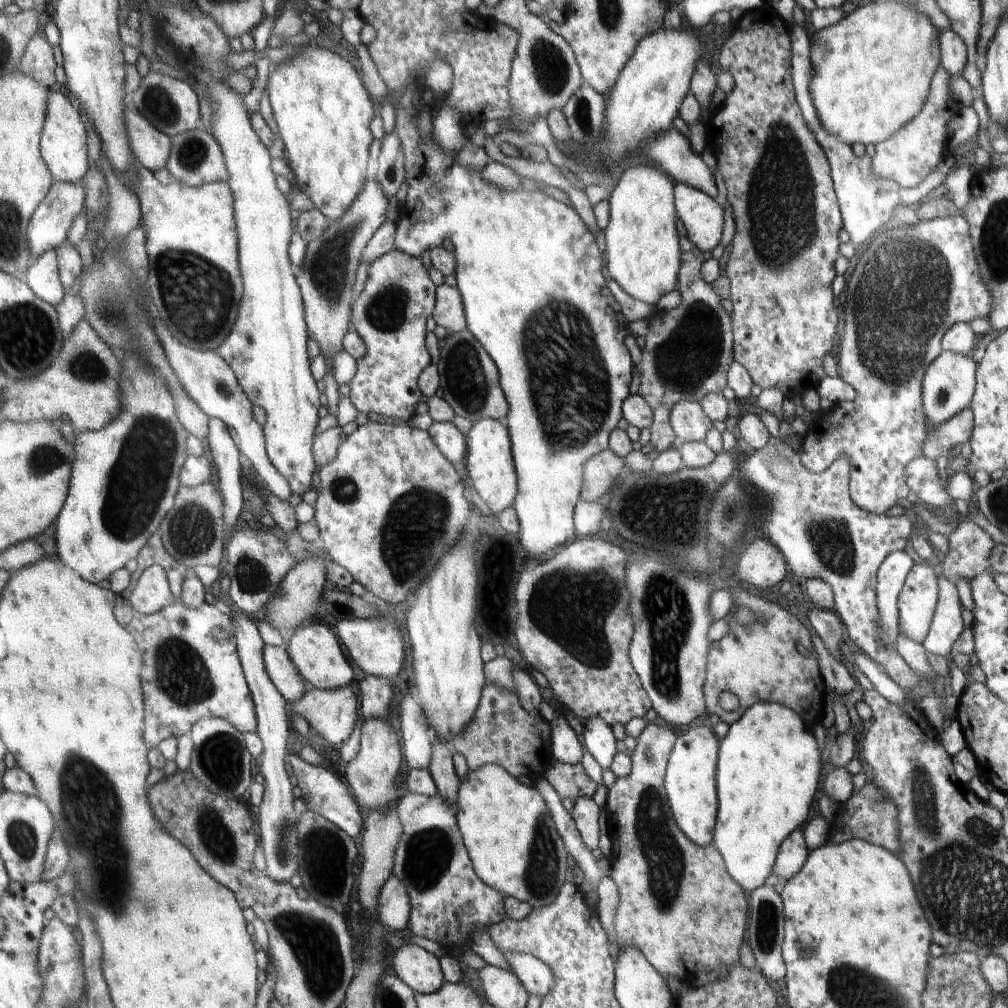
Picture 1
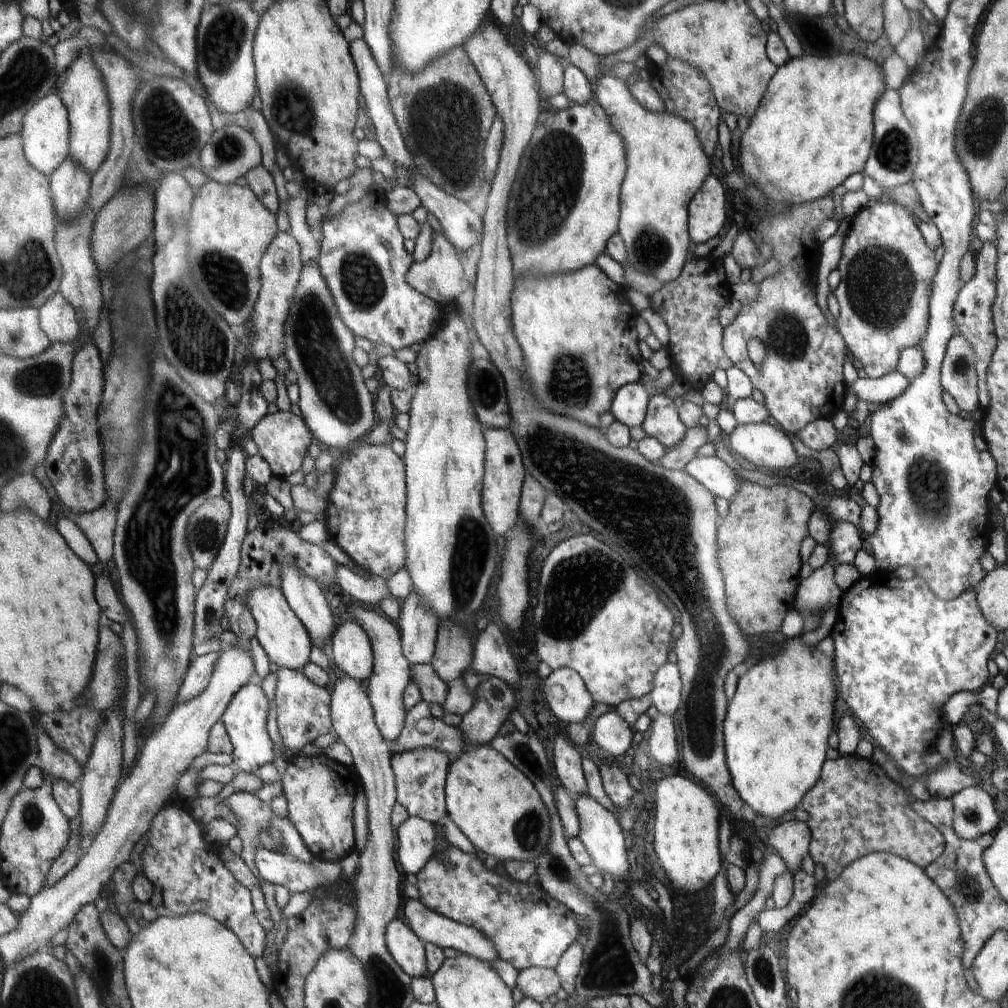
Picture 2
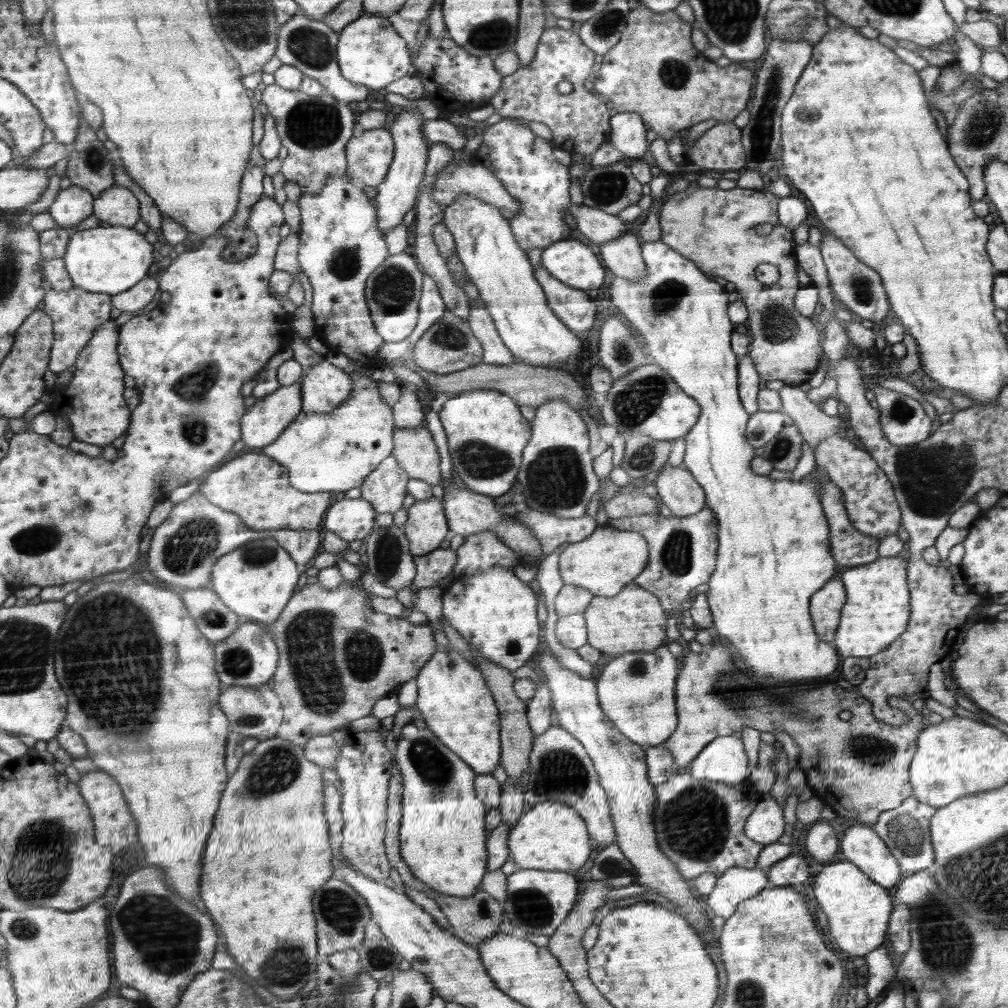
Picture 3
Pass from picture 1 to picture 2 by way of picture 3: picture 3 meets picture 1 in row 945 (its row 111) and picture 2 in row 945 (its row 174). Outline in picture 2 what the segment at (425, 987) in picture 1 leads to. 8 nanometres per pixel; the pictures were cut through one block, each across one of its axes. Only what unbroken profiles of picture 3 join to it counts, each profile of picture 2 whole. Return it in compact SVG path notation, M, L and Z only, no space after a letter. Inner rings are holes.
M395 918L386 928L386 942L395 961L412 979L424 977L427 957L424 956L425 944L415 932Z

